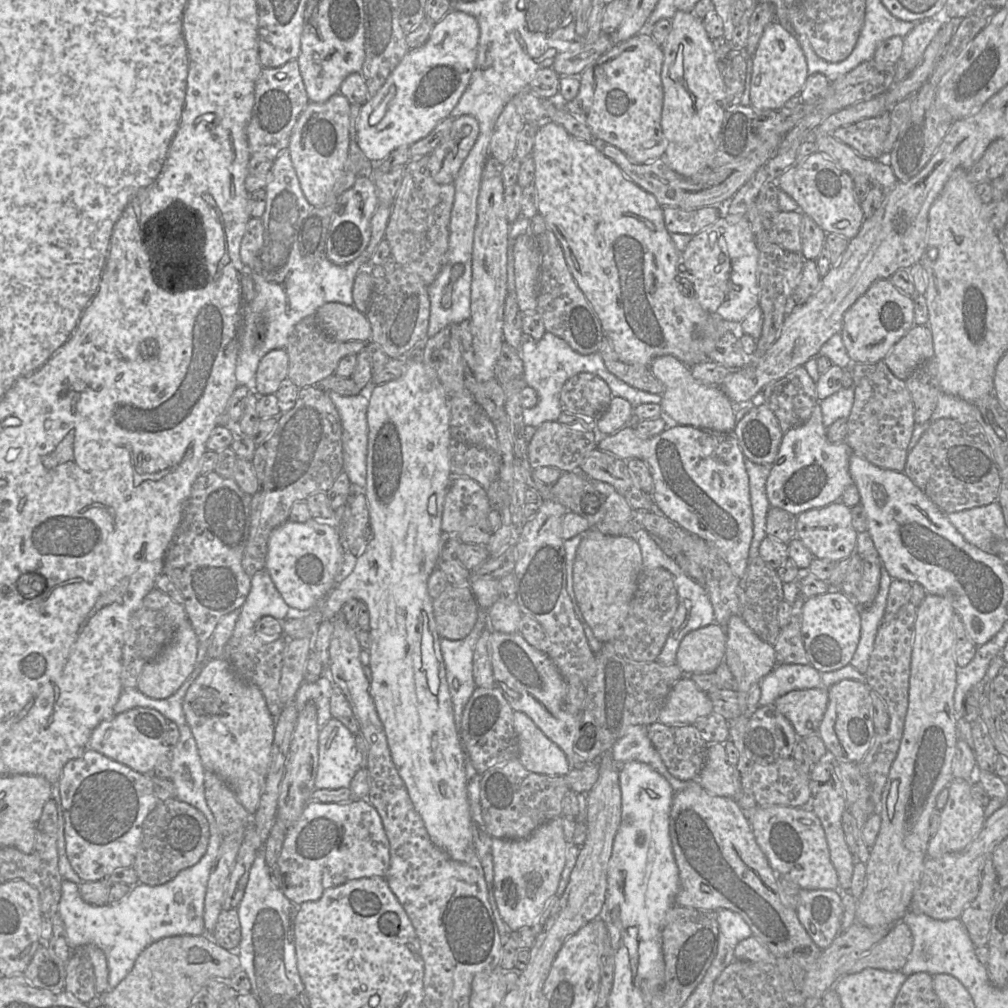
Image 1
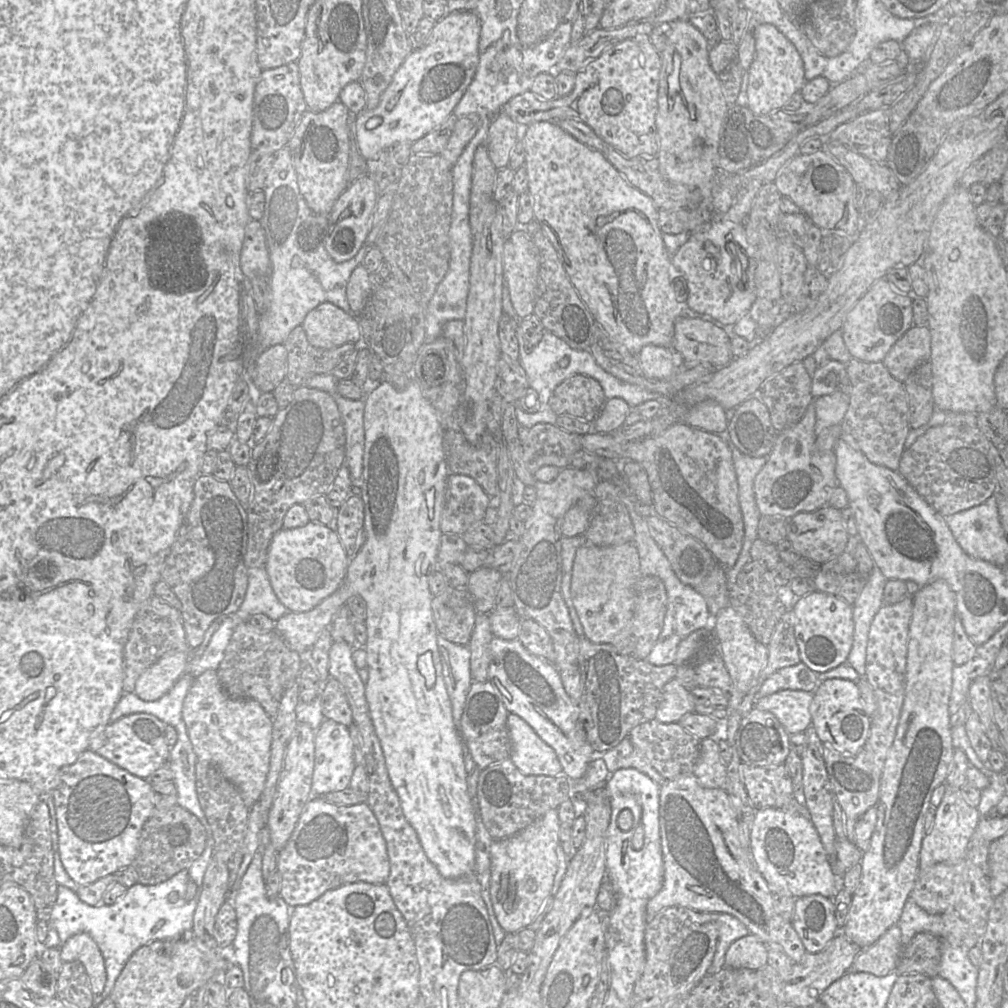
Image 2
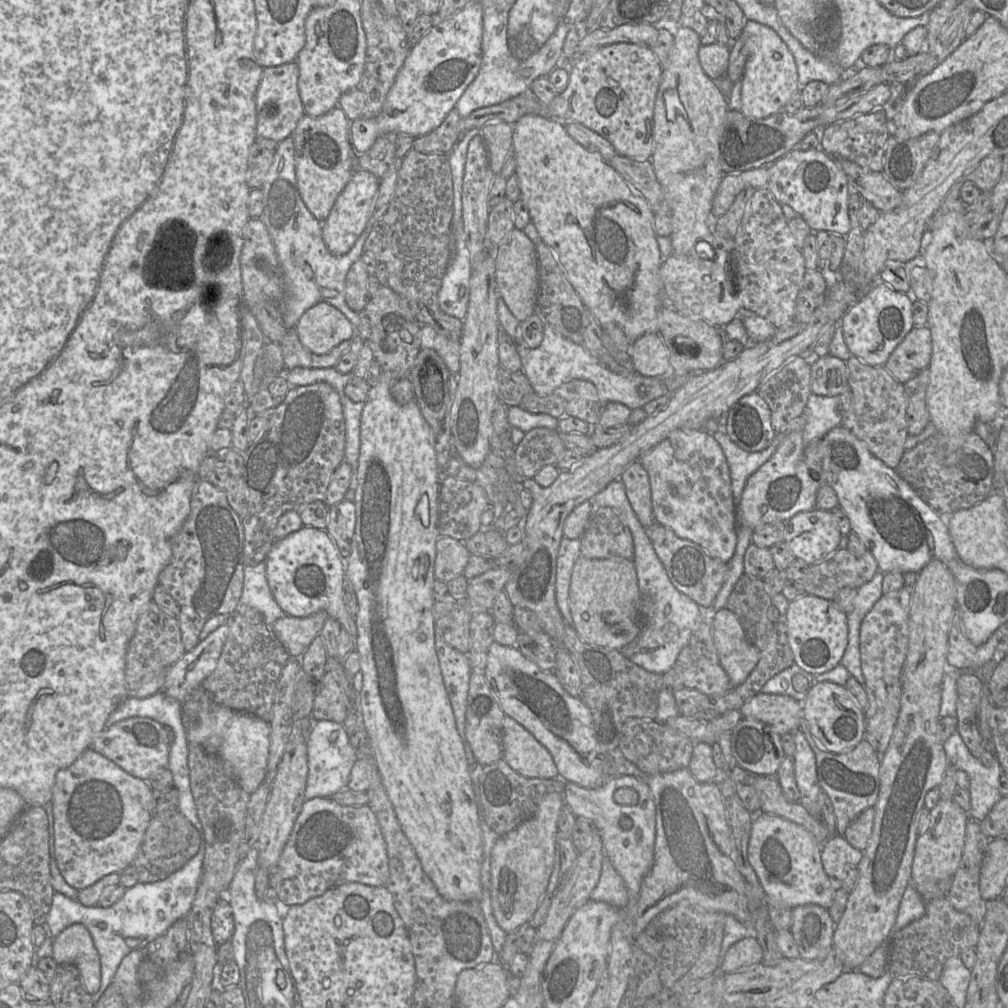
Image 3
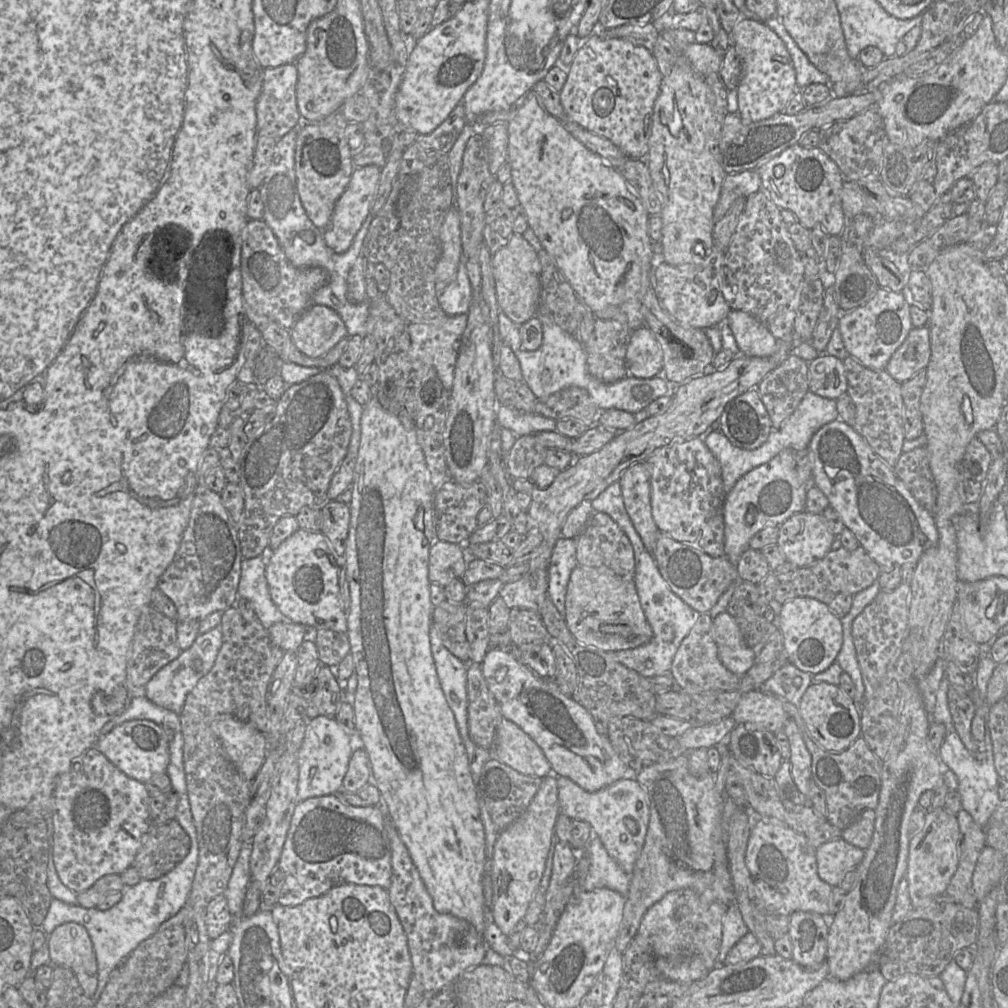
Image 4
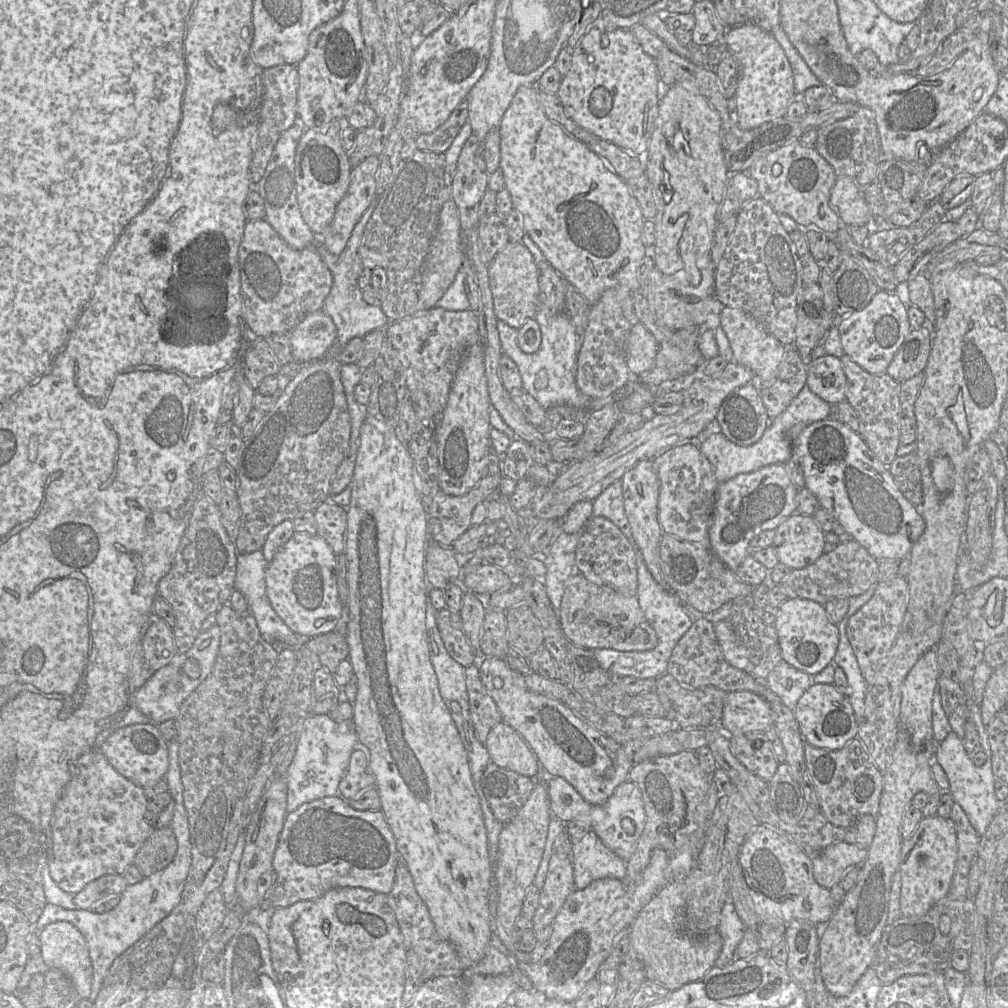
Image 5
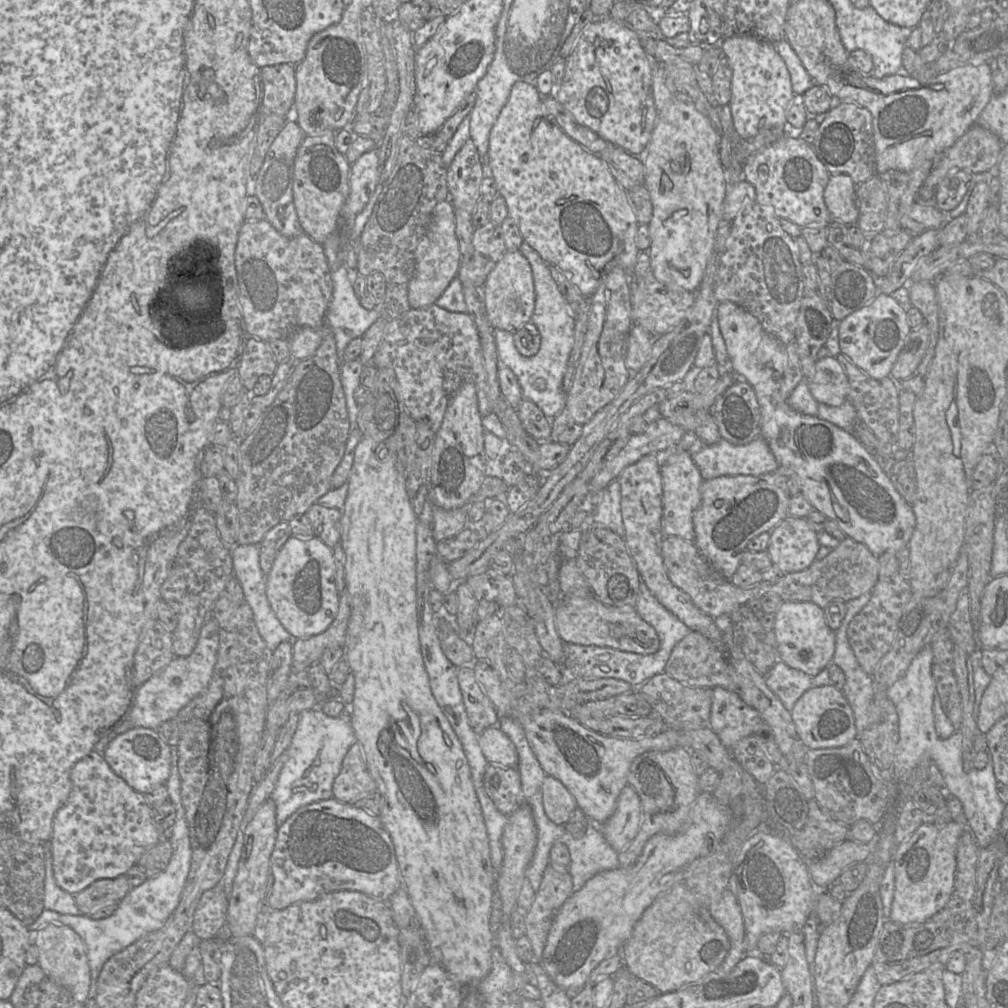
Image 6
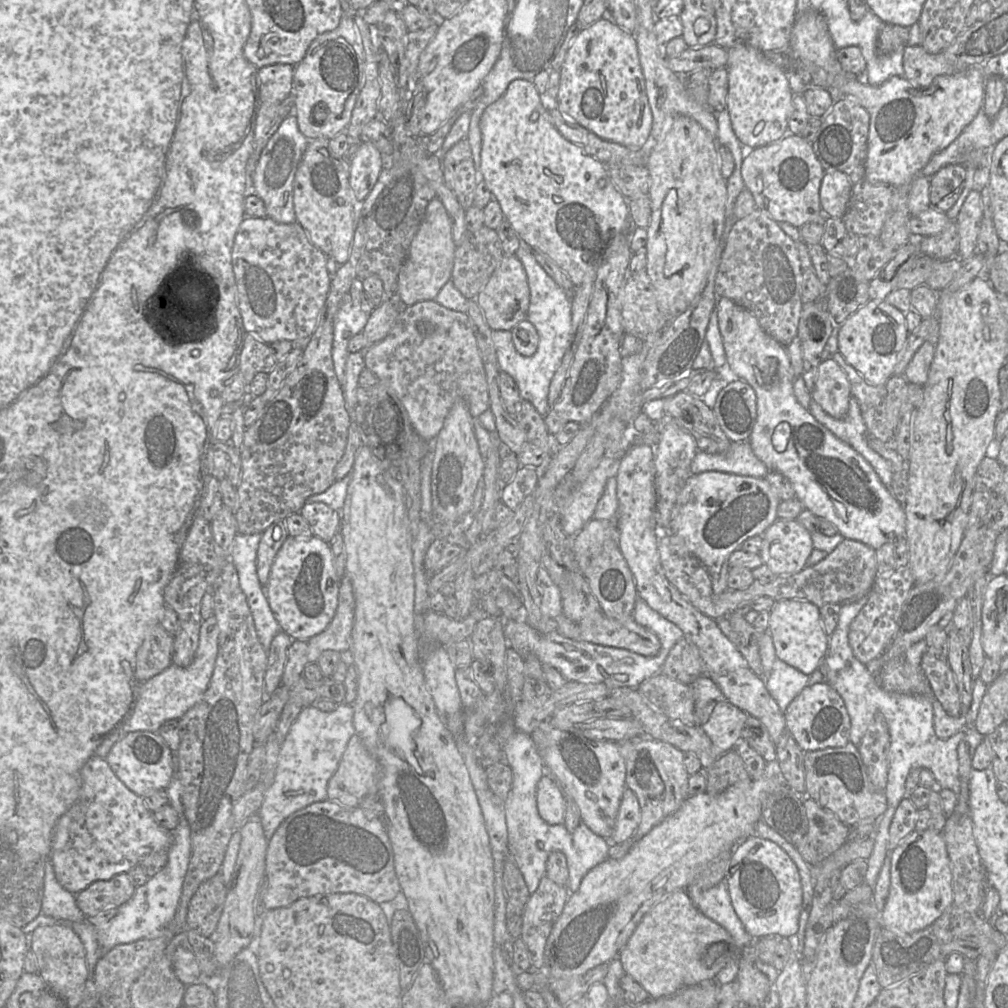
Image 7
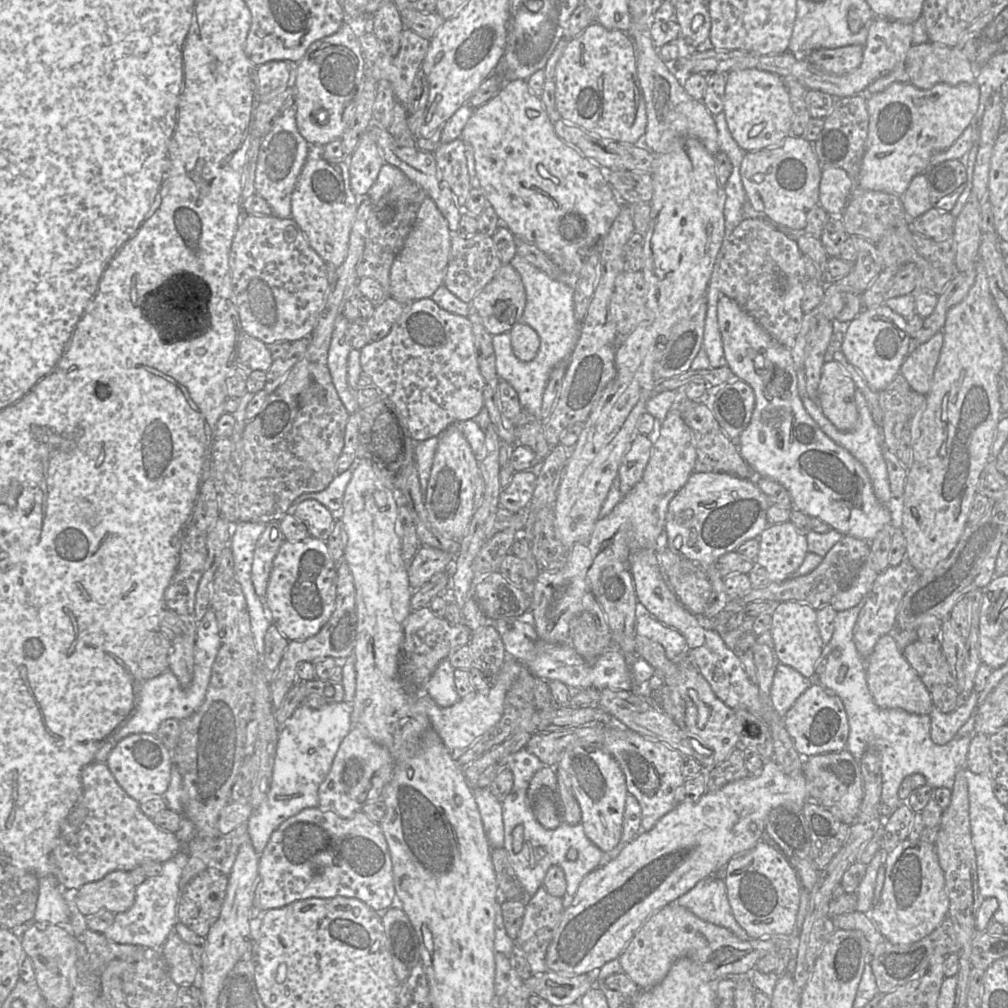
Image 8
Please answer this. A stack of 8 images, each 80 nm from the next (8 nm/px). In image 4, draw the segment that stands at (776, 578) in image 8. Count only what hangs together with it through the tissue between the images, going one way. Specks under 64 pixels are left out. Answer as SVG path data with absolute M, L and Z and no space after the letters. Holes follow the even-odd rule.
M796 513L779 526L777 545L787 562L799 568L817 563L831 551L835 535L821 514Z

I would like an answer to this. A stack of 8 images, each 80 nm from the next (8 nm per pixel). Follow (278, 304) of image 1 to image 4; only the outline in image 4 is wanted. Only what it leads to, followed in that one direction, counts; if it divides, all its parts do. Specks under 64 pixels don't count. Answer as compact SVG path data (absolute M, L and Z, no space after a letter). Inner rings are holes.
M303 122L277 140L272 161L266 176L259 186L264 213L263 220L271 228L290 263L298 268L320 267L329 274L329 281L319 288L312 297L312 305L324 305L335 310L343 320L347 337L366 334L369 316L369 301L354 304L347 299L347 279L355 260L361 256L363 240L367 234L374 215L369 212L361 228L354 237L351 246L343 253L335 253L324 242L323 231L317 228L307 216L301 203L295 174L295 150L298 131Z

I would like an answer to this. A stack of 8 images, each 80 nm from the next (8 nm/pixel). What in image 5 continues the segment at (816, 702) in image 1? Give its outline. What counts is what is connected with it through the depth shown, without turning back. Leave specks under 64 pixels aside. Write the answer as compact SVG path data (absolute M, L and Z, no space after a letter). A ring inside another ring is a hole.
M750 691L727 692L720 729L728 736L774 729L774 714L769 703Z

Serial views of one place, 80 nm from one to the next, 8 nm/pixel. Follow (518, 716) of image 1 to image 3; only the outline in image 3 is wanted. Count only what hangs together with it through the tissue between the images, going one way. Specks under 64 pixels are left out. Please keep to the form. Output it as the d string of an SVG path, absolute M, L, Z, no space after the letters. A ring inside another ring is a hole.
M509 716L502 724L503 760L527 778L554 779L559 773L550 752Z

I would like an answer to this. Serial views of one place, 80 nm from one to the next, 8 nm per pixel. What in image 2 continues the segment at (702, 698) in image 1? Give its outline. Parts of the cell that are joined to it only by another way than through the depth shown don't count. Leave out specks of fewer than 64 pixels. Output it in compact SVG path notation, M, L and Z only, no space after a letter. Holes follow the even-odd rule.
M678 679L669 681L663 690L655 719L663 723L676 723L684 715L694 712L691 690Z

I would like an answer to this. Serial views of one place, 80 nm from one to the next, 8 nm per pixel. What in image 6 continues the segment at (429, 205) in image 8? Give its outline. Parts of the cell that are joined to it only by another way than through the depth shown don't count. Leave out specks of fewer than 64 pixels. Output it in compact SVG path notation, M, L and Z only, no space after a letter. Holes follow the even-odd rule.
M450 200L439 202L435 207L431 225L417 246L415 268L408 284L408 301L411 308L434 304L458 274L462 255L456 236L454 211Z

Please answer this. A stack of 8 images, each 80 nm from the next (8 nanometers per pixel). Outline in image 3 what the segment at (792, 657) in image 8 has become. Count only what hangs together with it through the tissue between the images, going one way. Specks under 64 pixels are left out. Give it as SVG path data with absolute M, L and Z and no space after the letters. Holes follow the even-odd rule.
M804 594L790 601L783 618L796 665L816 675L841 664L848 643L847 614L839 610L832 600Z

